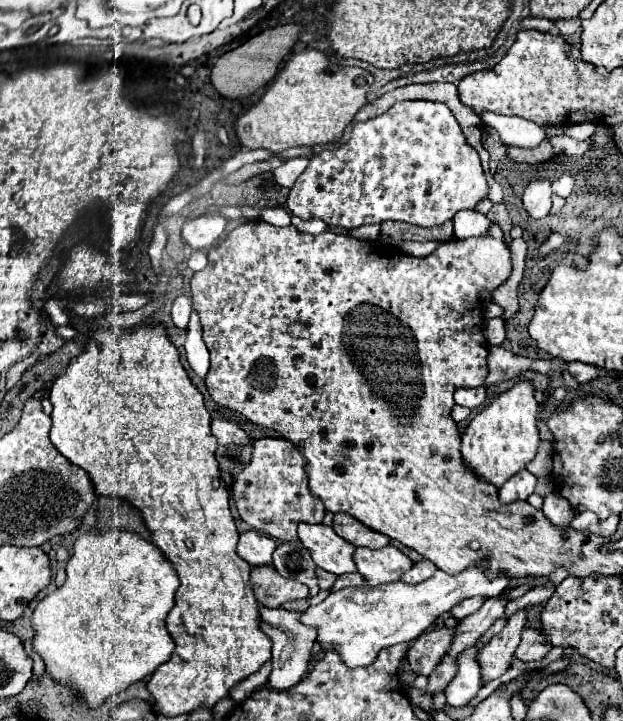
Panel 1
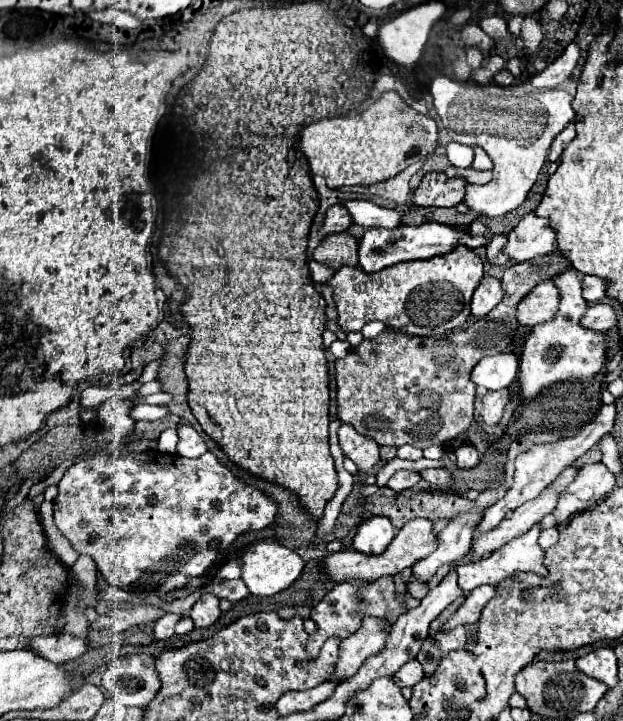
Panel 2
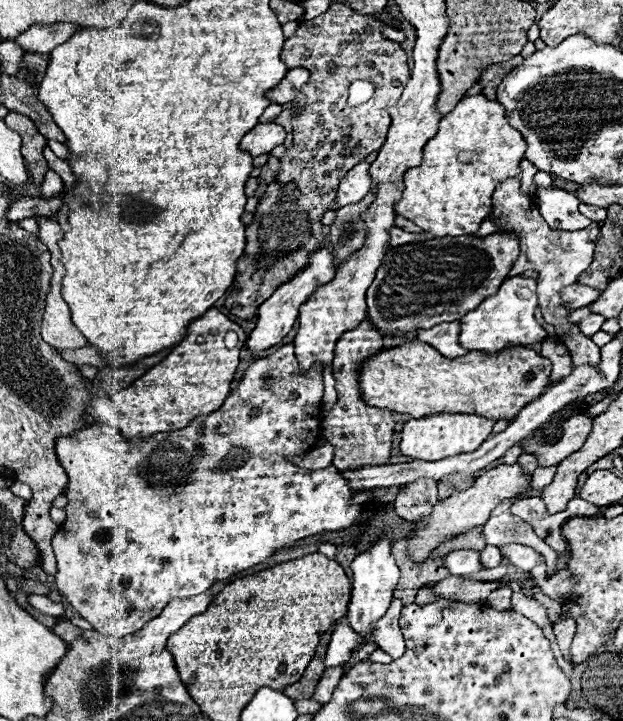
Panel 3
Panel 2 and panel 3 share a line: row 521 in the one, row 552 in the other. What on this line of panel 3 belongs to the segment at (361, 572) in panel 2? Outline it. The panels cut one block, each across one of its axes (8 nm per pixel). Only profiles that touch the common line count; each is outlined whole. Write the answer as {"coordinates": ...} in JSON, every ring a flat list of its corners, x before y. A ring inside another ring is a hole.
{"coordinates":[[516,462,516,464,500,464,484,474,480,474,472,486,454,492,450,498,442,500,436,504,436,508,432,510,432,516,428,516,428,520,420,520,420,528,414,530,414,534,410,536,410,554,414,560,424,560,424,556,430,554,430,550,436,548,436,544,440,544,446,538,452,538,456,534,464,534,468,528,474,526,484,526,490,512,494,510,494,506,498,506,500,502,504,502,506,498,512,498,516,494,522,494,526,490,532,488,532,478,524,472,524,468]]}

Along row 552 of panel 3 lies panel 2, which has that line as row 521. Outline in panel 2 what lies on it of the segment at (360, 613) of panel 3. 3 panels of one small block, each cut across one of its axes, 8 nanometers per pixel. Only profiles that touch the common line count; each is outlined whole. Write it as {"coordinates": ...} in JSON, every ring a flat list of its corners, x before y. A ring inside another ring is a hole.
{"coordinates":[[376,514,368,520,362,520,362,524,358,526,354,536,354,548,364,554,382,554,394,536,396,530,390,518,386,518,384,514]]}

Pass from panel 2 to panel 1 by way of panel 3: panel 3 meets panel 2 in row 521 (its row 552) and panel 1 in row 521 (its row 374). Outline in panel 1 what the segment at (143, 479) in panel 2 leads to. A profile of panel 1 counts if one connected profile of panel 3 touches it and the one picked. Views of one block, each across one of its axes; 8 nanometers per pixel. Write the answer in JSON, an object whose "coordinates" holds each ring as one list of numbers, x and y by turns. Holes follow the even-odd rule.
{"coordinates":[[260,438,254,442,252,446,252,460,248,462,248,466,244,466,242,470,232,474,232,486,230,486,230,494,234,498,236,510,240,514,240,518,254,530,262,530,266,536,282,540,282,542,292,542,298,540,296,536,296,526,300,522,308,522,308,524,320,524,326,510,324,504,312,496,312,492,308,490,308,476,306,476,306,460,304,456,298,452,298,448,286,440,286,438]]}

